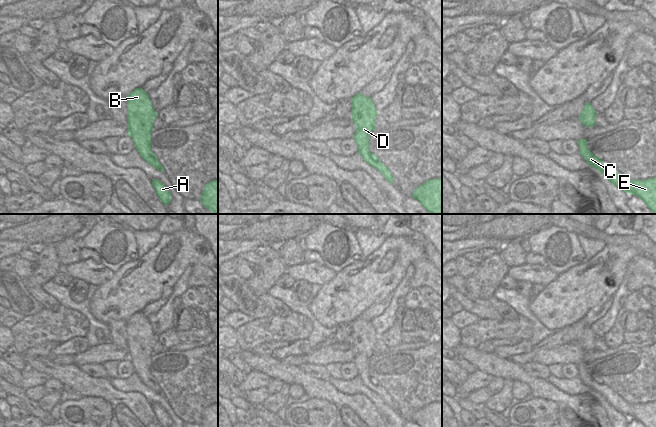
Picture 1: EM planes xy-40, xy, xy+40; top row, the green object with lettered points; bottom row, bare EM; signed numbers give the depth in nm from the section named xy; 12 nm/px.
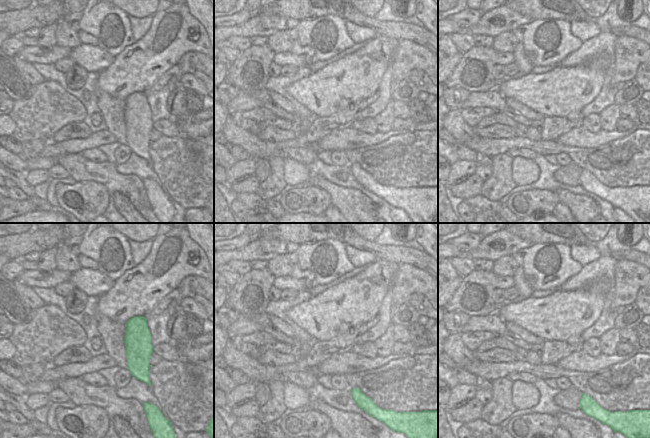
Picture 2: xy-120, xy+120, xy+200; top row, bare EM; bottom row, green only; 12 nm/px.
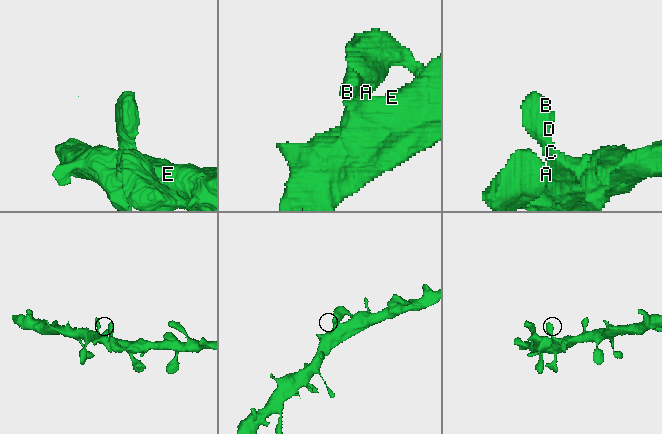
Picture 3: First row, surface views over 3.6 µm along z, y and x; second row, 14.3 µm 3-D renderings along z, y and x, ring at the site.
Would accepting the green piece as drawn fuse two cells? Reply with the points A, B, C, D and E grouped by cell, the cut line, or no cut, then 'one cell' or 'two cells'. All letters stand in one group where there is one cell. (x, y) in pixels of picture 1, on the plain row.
groups A B C D E; cut none; one cell

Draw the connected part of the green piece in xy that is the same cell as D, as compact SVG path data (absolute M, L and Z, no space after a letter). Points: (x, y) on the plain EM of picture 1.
M359 316L351 322L351 327L350 343L356 351L353 362L357 368L357 376L367 388L376 392L388 406L394 408L390 394L369 375L369 361L375 354L375 342L379 338L371 321L366 321Z

